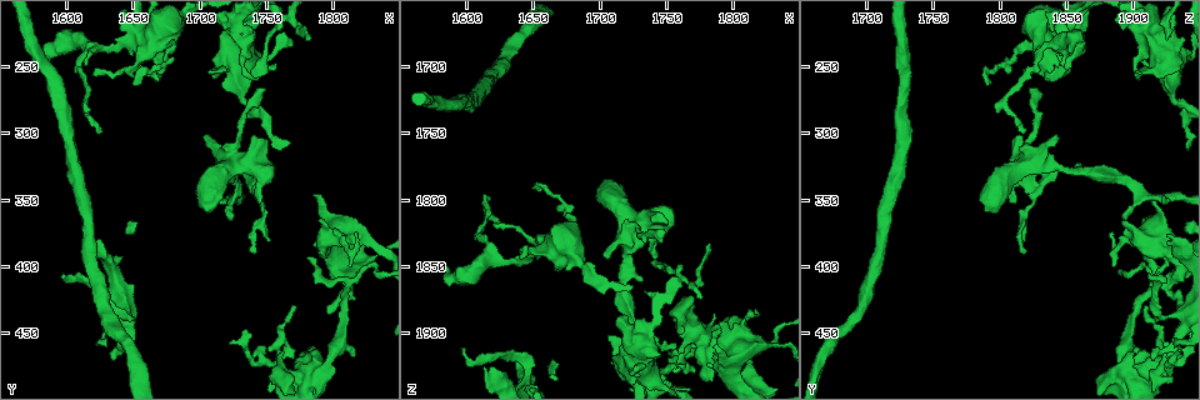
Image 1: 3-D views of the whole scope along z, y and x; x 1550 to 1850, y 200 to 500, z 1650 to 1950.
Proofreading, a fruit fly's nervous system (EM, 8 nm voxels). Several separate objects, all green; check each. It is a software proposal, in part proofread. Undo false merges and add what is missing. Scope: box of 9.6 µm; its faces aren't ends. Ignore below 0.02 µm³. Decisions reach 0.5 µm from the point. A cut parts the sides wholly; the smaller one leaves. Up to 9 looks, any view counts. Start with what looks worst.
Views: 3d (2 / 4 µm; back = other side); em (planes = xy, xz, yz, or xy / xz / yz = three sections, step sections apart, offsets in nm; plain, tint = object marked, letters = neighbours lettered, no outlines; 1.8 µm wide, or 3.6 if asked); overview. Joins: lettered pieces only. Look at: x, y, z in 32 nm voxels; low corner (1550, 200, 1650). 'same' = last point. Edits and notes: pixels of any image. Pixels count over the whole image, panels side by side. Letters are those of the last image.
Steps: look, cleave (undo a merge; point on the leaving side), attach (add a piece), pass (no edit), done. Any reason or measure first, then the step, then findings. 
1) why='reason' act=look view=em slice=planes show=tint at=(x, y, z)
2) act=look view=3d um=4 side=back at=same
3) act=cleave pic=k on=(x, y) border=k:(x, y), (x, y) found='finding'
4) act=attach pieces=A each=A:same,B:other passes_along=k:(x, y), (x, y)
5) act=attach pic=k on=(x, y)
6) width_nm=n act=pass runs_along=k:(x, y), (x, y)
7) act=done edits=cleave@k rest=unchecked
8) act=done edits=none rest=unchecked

why='free end' act=look view=em slice=xz step=4 show=tint at=(1598, 406, 1910)

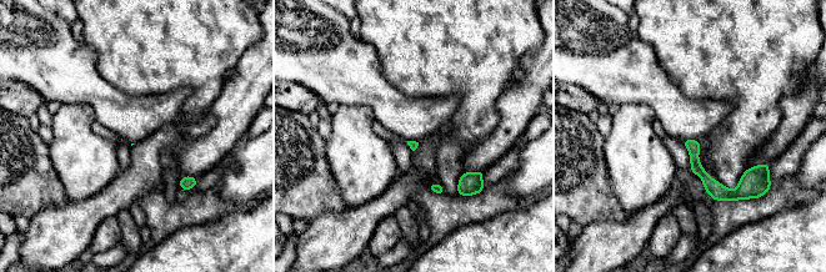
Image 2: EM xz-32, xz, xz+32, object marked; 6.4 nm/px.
act=look view=em slice=planes show=letters at=same

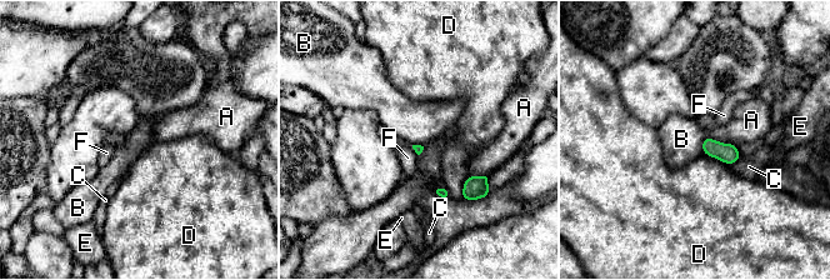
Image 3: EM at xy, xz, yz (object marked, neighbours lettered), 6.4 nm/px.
act=pass each=A:other,B:other,C:other,D:other,E:other,F:other border=3:(706, 136), (703, 151) found='no lettered piece goes on from it'

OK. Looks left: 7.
why='an open end' act=look view=3d um=2 side=back at=(1654, 248, 1846)

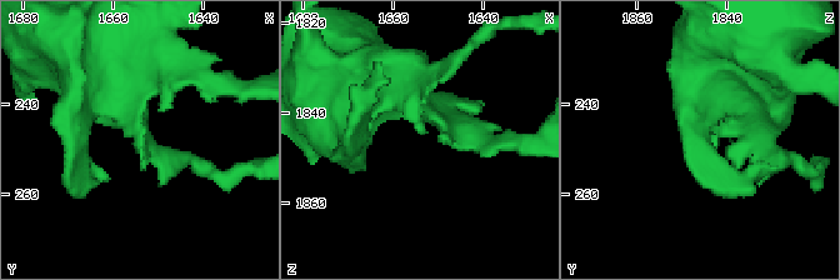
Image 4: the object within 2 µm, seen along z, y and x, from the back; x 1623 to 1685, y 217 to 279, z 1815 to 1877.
act=look view=em slice=yz step=4 show=tint at=(1653, 247, 1845)

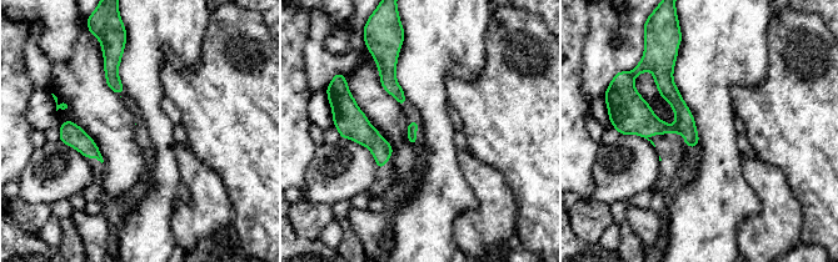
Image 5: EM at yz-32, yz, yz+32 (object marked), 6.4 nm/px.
why='cut it another way' act=look view=em slice=planes show=letters at=same

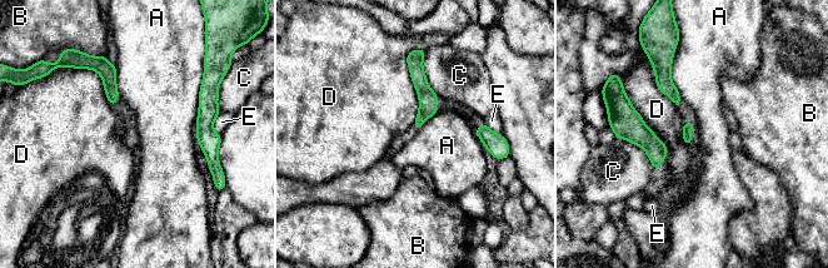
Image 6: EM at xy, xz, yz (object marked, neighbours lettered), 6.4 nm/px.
longest_contact=D:480nm act=pass each=A:other,B:other,C:other,D:other,E:other runs_along=6:(410, 56), (424, 90), (419, 123) found='none of them fits'

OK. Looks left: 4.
act=look view=em slice=planes show=plain at=(1726, 322, 1820)

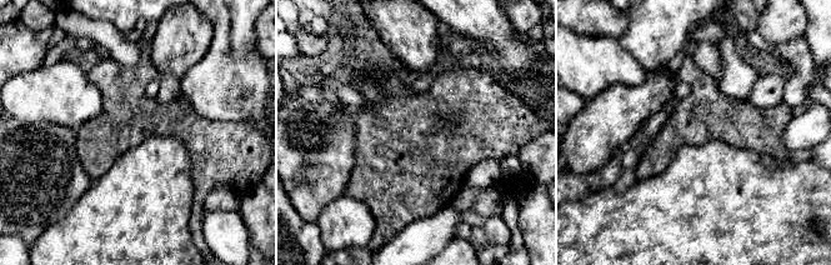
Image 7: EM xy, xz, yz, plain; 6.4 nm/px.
act=look view=em slice=planes show=letters at=same

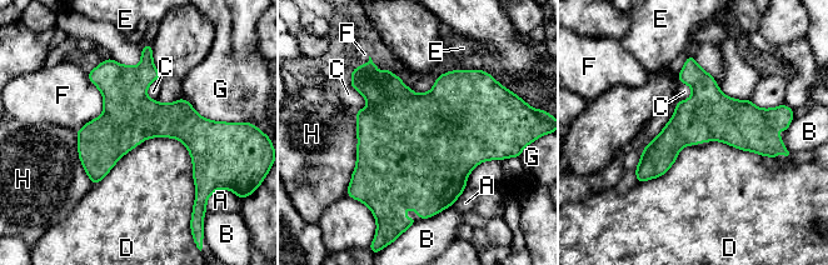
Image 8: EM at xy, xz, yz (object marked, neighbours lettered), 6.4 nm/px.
longest_contact=D:650nm act=pass each=A:other,B:other,C:other,D:other,E:other,F:other,G:other,H:other border=8:(94, 185), (176, 138), (196, 195) found='one neuron here'

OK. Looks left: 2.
why='tapers out' act=look view=3d um=2 at=(1710, 346, 1924)

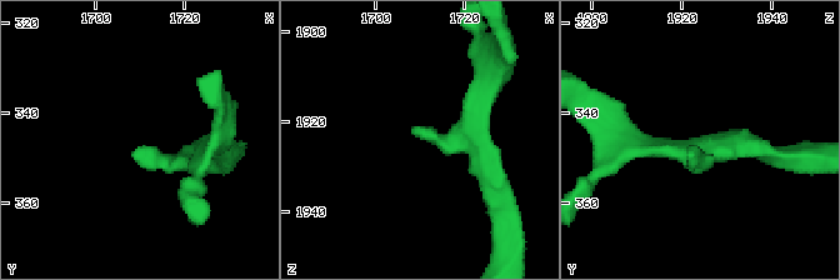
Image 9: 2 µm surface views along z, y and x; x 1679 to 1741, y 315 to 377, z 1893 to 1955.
why='now the EM' act=look view=em slice=planes show=letters at=(1710, 348, 1922)

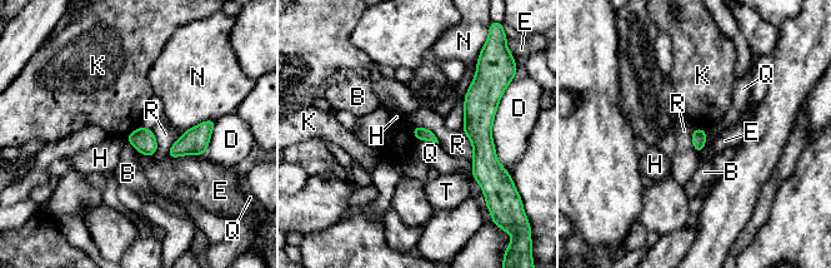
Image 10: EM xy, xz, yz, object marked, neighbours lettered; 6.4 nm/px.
longest_contact=D:400nm act=pass each=B:other,D:other,E:other,H:other,K:other,N:other,Q:other,R:other,T:other found='none of them fits'

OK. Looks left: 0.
act=done edits=none rest=unchecked

